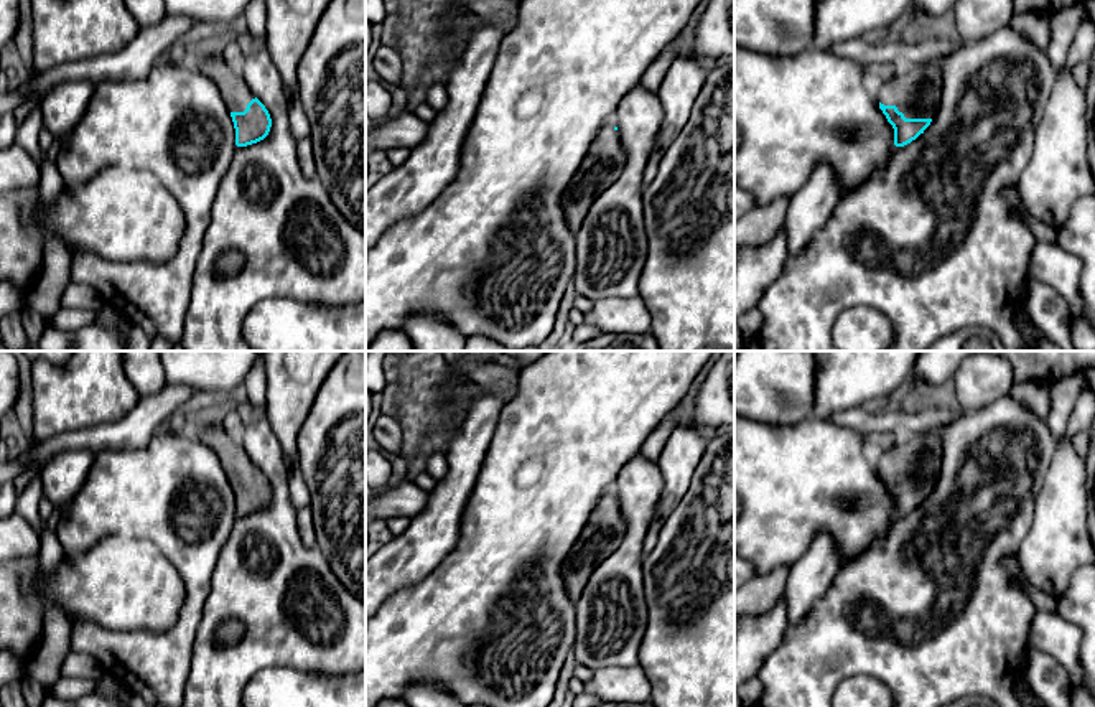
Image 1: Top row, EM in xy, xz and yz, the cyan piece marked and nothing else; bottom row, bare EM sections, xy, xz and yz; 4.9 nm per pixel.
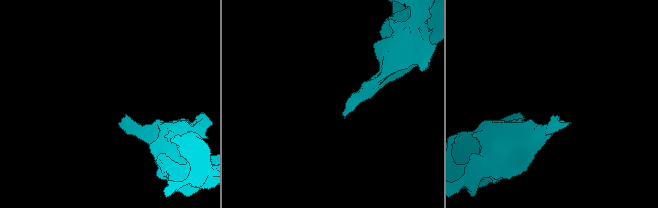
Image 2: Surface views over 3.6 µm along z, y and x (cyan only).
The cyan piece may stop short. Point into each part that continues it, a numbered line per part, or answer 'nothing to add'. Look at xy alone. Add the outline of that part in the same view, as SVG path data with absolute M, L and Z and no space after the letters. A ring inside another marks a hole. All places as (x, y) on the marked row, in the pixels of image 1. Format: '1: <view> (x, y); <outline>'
1: xy (236, 93); M199 49L189 61L216 82L229 112L244 112L255 99L240 71L232 69L219 49Z

